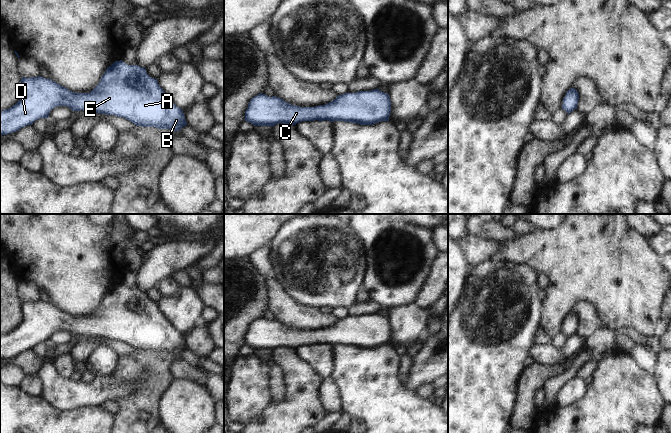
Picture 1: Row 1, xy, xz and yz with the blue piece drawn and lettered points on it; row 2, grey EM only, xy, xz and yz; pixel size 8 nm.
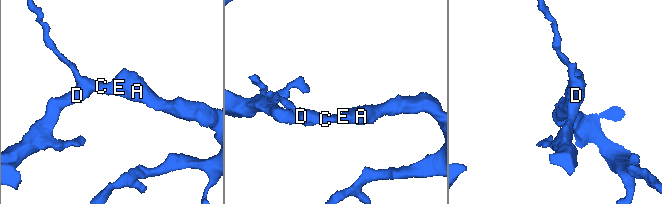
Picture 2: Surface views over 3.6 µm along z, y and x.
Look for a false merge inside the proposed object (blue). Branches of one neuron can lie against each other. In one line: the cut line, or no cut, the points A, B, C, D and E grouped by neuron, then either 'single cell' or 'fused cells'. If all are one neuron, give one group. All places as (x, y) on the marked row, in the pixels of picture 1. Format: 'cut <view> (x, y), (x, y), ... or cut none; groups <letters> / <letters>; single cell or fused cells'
cut none; groups A B C D E; single cell

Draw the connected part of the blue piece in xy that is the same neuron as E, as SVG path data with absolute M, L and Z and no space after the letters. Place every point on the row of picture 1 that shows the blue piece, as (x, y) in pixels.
M122 60L109 66L100 82L90 93L75 93L60 84L41 76L20 81L23 97L11 108L0 112L0 135L16 132L32 125L40 118L48 118L52 109L67 106L72 111L85 111L123 117L136 126L155 127L180 131L187 125L183 110L177 107L159 86L157 79L150 77L146 69L138 65L127 65Z

